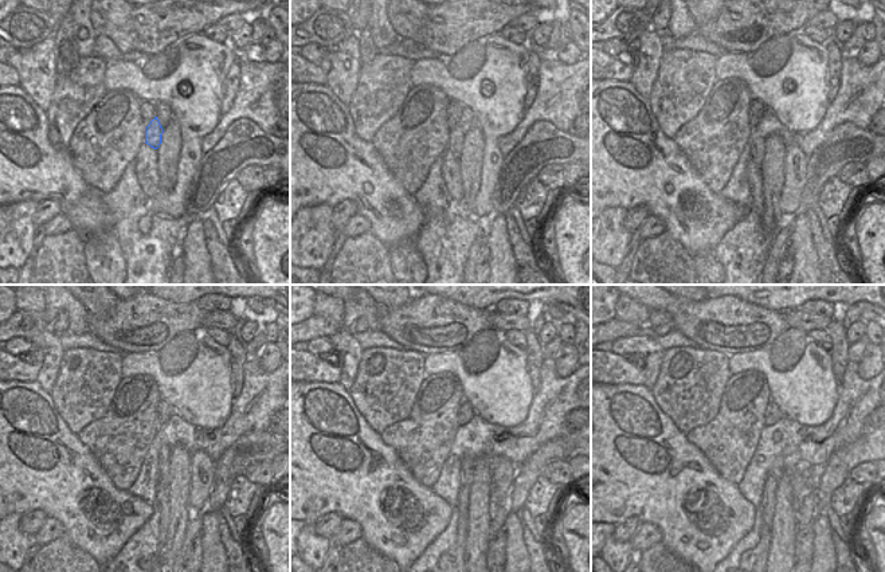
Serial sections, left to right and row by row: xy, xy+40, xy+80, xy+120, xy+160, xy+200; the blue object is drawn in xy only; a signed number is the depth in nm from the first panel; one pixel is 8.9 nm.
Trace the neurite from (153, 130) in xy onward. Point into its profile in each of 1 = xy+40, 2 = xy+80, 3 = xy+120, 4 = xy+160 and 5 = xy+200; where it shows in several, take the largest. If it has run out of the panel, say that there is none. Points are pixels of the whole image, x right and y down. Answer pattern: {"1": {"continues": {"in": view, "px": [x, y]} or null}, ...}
{"1": {"continues": {"in": "xy+40", "px": [455, 141]}}, "2": {"continues": {"in": "xy+80", "px": [756, 144]}}, "3": {"continues": {"in": "xy+120", "px": [165, 475]}}, "4": {"continues": {"in": "xy+160", "px": [468, 465]}}, "5": {"continues": {"in": "xy+200", "px": [771, 484]}}}

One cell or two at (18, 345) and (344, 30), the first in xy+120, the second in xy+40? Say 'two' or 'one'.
two

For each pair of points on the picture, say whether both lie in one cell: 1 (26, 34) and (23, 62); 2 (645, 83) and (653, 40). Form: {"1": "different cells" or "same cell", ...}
{"1": "different cells", "2": "same cell"}

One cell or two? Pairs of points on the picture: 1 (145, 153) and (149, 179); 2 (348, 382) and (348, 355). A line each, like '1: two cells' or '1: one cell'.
1: one cell
2: one cell

